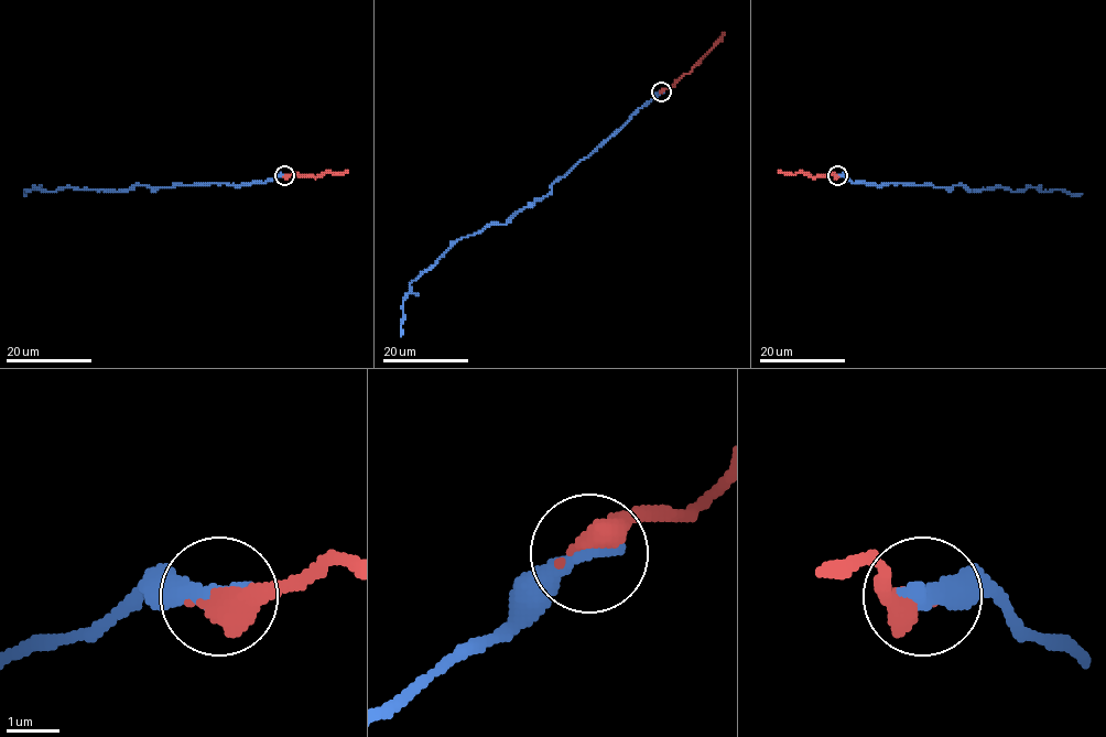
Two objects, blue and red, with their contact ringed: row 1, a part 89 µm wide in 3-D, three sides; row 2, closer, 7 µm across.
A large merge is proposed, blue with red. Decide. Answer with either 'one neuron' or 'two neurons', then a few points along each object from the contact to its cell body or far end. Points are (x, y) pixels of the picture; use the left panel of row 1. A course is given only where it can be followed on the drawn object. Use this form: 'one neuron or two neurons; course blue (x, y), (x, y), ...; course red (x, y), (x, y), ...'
one neuron; course blue (284, 176), (239, 185), (133, 184), (126, 191), (63, 186), (46, 192), (33, 186), (26, 190), (26, 196); course red (284, 176), (293, 173), (315, 177), (326, 172), (342, 174), (348, 171)

